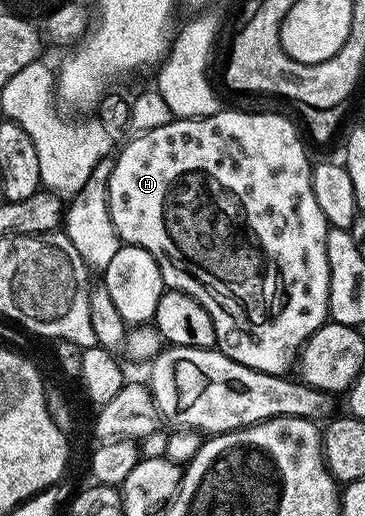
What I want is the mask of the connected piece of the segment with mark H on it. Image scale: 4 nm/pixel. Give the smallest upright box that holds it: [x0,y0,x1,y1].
[108,110,330,376]

